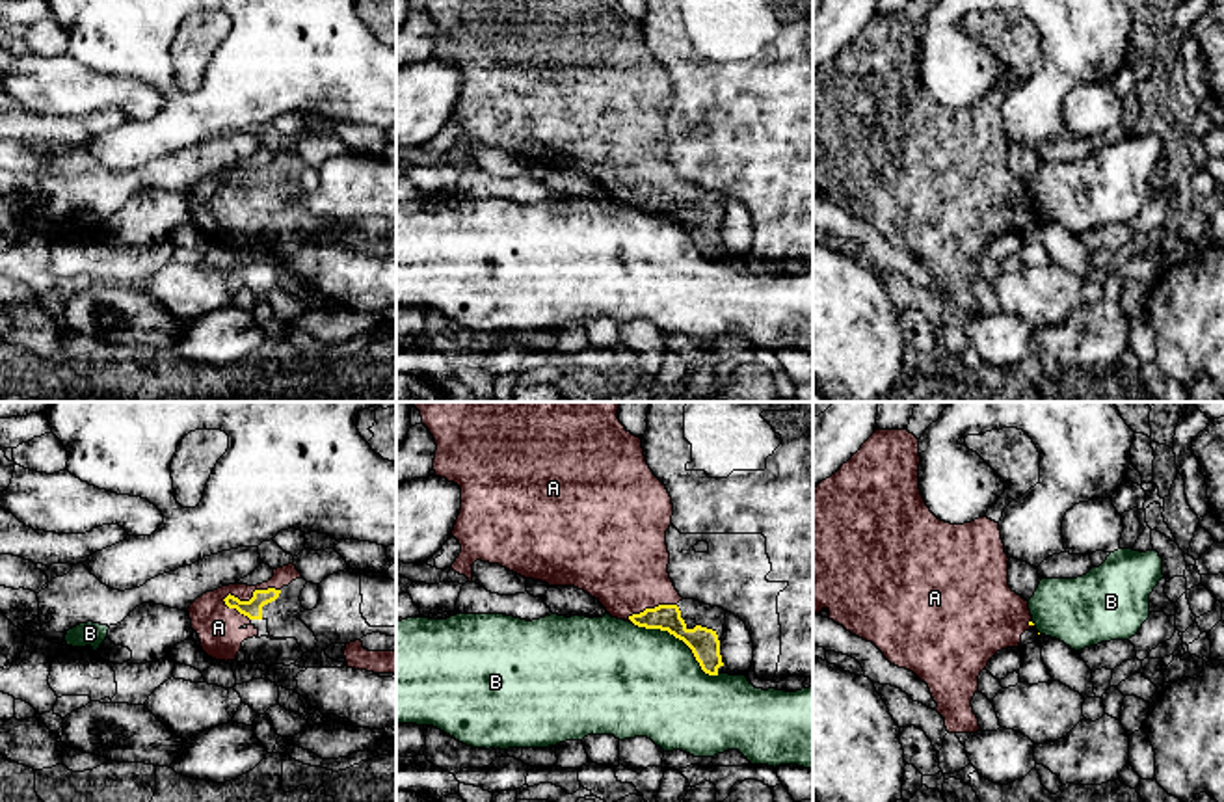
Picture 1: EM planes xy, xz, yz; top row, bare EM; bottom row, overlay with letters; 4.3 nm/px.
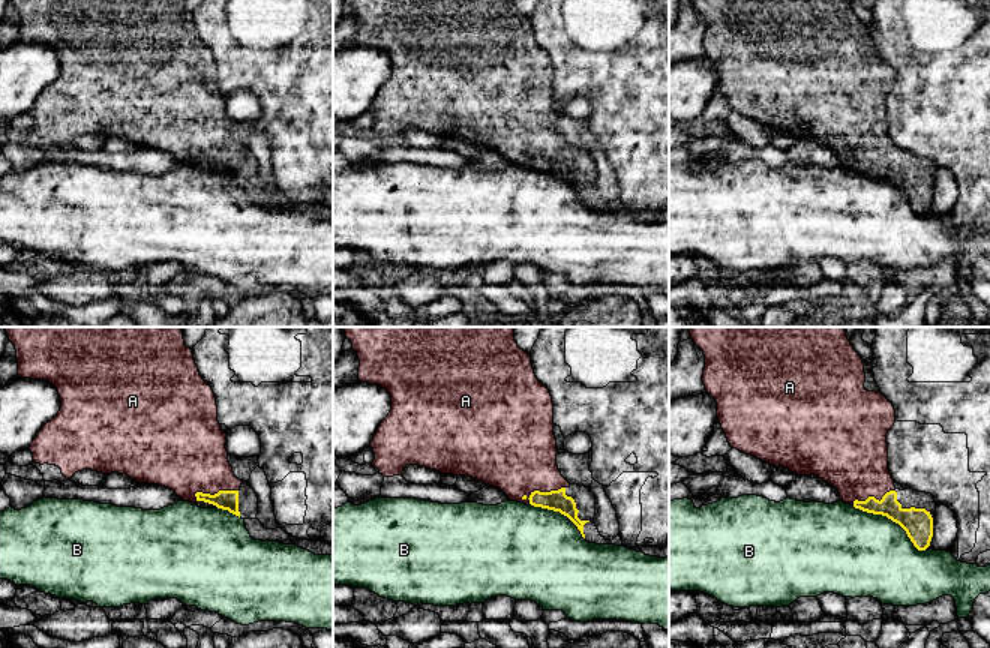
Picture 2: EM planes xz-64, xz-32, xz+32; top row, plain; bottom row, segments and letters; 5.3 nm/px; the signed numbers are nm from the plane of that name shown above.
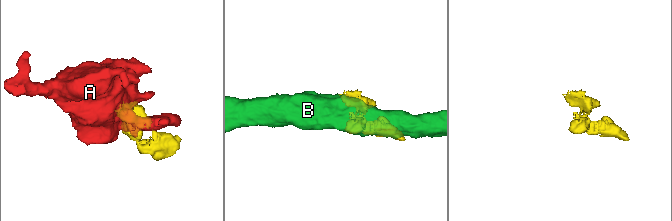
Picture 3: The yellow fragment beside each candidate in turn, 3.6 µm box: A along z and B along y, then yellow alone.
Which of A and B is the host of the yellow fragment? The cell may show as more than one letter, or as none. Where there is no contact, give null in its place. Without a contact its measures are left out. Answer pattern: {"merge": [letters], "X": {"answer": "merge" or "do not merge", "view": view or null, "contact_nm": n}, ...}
{"merge": ["A"], "A": {"answer": "merge", "view": "xy", "contact_nm": 260}, "B": {"answer": "do not merge", "view": "xz", "contact_nm": 440}}

